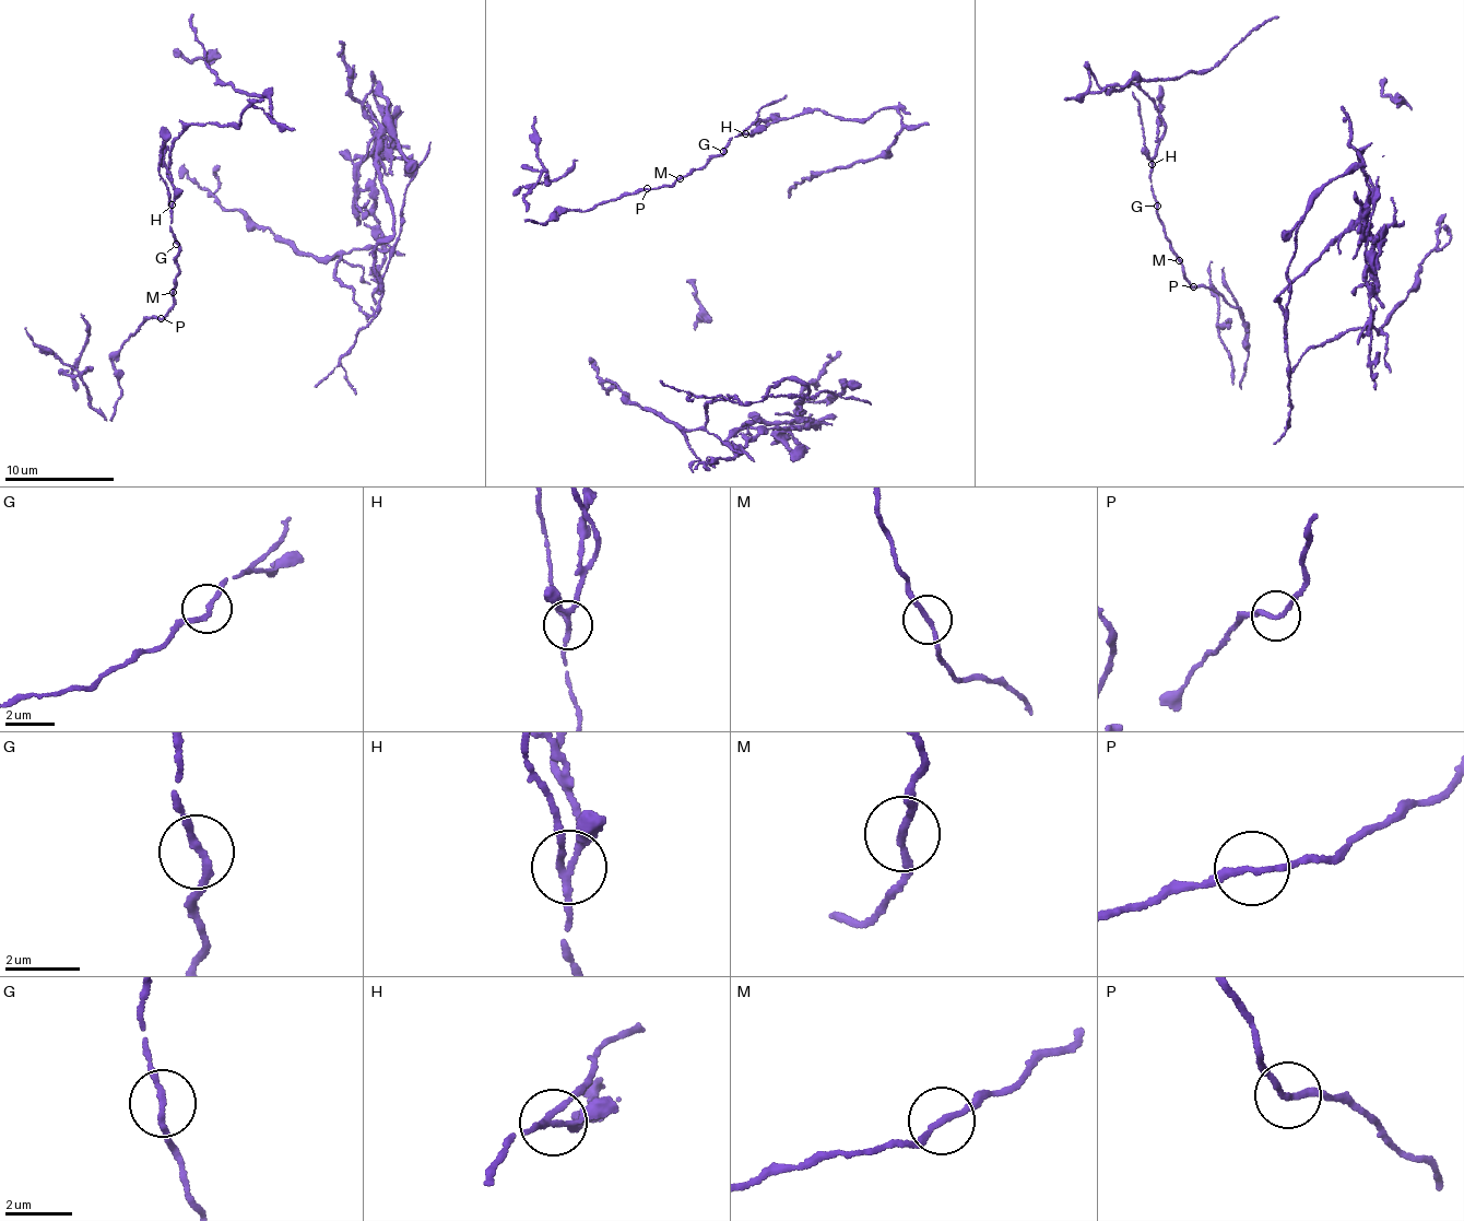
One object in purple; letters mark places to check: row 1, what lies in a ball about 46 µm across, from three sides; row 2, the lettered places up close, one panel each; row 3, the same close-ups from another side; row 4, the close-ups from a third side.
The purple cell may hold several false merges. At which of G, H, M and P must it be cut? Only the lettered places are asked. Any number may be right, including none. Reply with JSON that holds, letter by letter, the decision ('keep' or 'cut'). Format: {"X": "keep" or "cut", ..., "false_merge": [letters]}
{"G": "keep", "H": "cut", "M": "keep", "P": "cut", "false_merge": ["H", "P"]}

